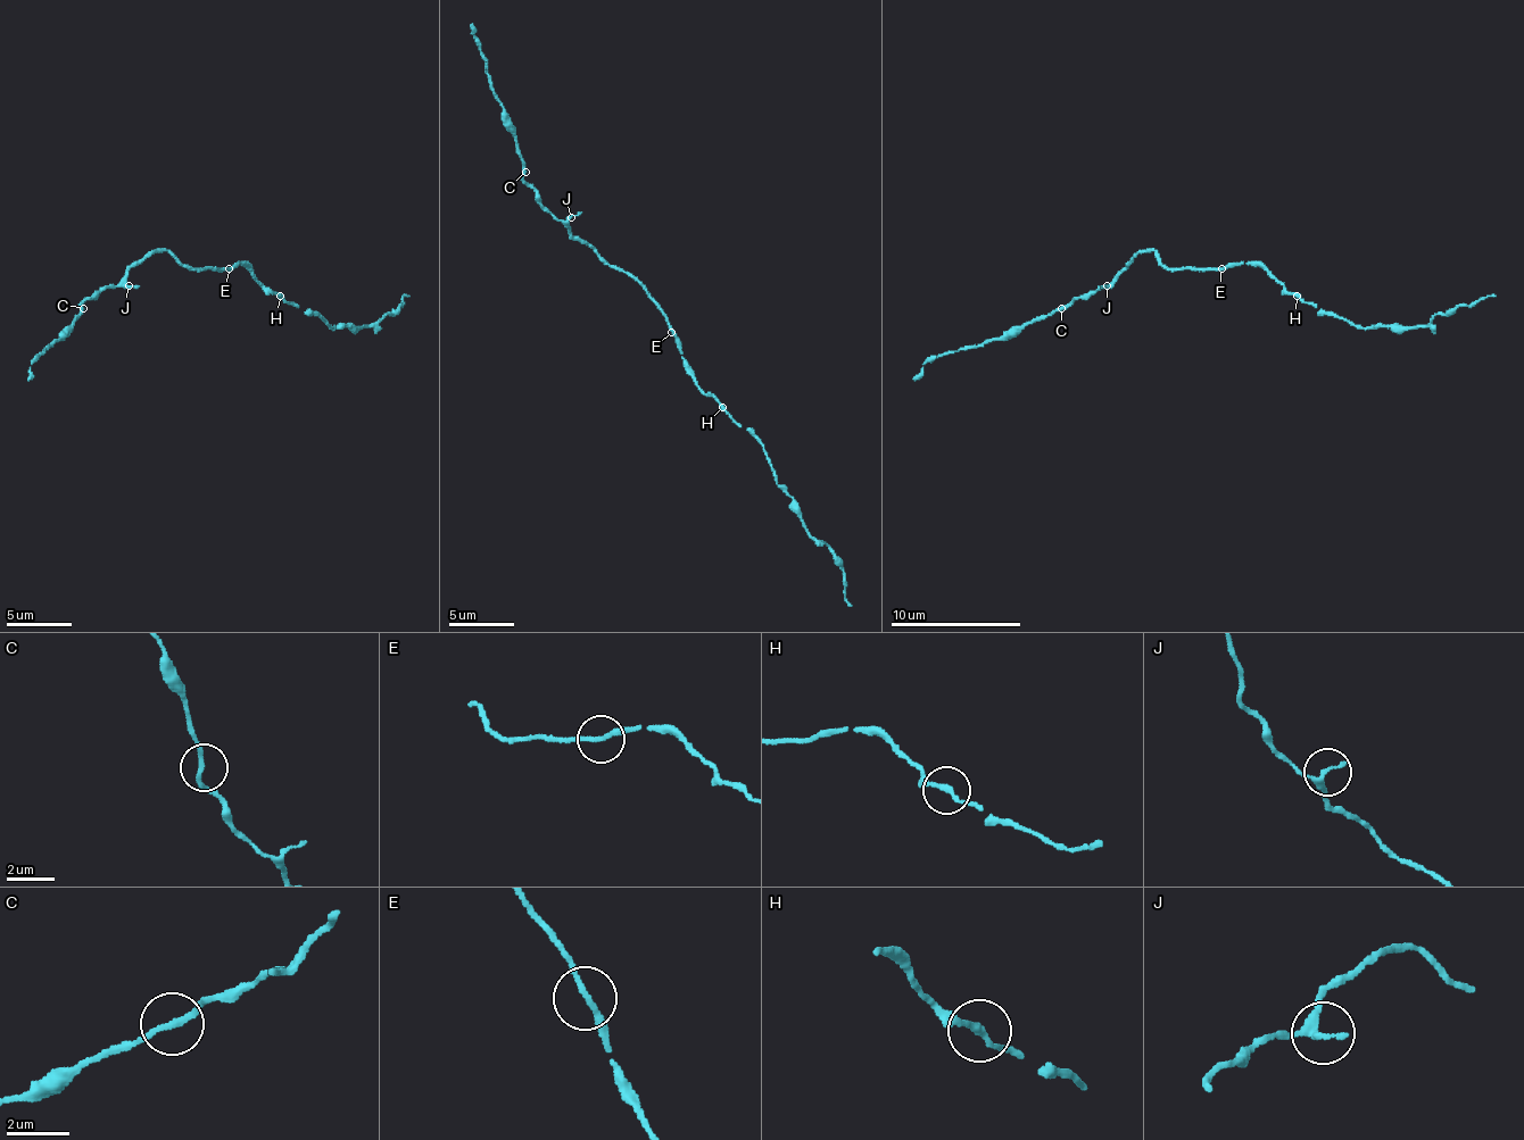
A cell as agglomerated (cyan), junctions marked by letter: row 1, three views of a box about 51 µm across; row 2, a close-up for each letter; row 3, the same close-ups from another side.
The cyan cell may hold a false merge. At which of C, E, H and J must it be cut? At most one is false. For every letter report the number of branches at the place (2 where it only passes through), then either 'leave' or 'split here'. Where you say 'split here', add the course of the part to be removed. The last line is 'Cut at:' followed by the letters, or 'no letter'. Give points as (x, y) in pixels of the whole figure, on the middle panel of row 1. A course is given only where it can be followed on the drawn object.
C: 2 | leave
E: 2 | leave
H: 2 | leave
J: 2 | leave
Cut at: no letter

